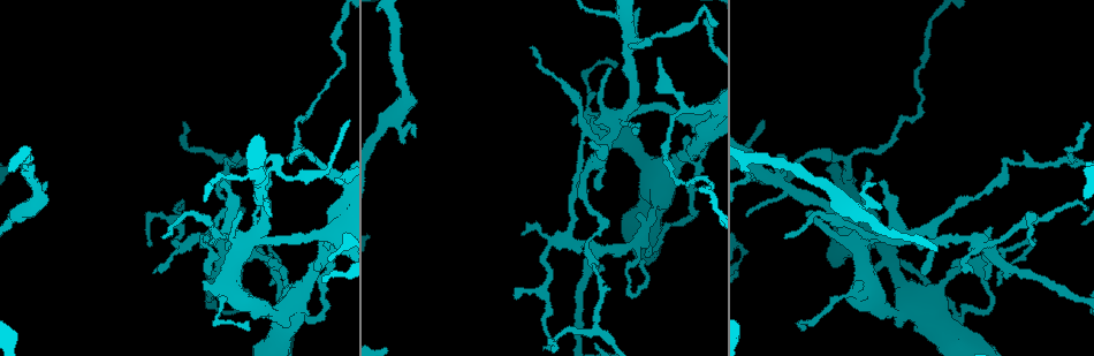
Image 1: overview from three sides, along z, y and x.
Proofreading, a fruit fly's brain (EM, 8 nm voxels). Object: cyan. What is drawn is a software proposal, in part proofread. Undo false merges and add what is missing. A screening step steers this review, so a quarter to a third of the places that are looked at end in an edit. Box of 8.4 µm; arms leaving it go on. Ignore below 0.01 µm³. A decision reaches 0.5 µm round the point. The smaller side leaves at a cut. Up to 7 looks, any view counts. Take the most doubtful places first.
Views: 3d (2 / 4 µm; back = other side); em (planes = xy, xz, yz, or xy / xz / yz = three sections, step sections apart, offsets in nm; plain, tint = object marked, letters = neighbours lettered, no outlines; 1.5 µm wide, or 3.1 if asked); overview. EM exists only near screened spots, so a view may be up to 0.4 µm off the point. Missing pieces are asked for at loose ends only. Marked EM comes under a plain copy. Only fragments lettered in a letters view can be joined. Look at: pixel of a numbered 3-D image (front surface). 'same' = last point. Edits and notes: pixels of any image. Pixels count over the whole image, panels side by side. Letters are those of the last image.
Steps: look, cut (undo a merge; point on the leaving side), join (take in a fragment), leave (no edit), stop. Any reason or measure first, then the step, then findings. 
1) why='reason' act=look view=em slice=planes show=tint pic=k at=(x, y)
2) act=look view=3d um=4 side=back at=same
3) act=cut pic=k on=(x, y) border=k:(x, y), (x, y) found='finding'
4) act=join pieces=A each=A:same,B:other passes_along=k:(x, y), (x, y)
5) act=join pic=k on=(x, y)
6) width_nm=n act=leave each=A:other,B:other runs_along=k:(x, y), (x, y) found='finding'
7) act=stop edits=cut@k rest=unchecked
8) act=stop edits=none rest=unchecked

why='long arm stops here' act=look view=3d um=2 pic=1 at=(785, 235)

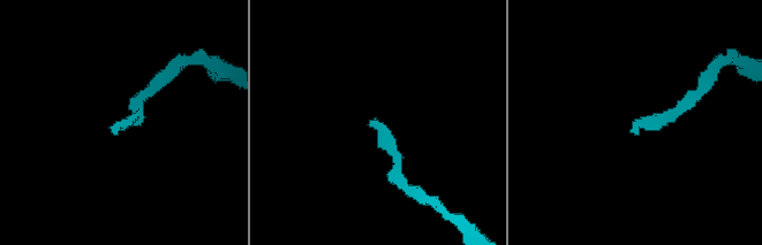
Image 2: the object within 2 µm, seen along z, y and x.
act=look view=em slice=planes show=letters pic=2 at=(114, 123)

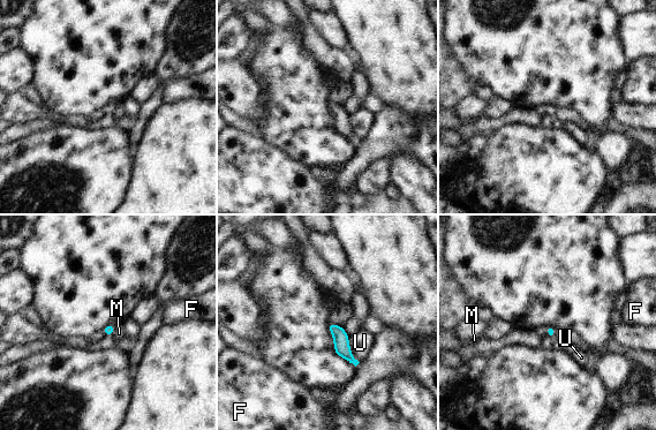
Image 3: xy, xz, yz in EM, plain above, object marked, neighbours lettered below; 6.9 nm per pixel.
act=leave each=F:other,M:other,U:other border=3:(115, 329), (111, 336) found='none of them fits'

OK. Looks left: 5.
act=look view=em slice=xy step=4 show=letters pic=1 at=(150, 246)

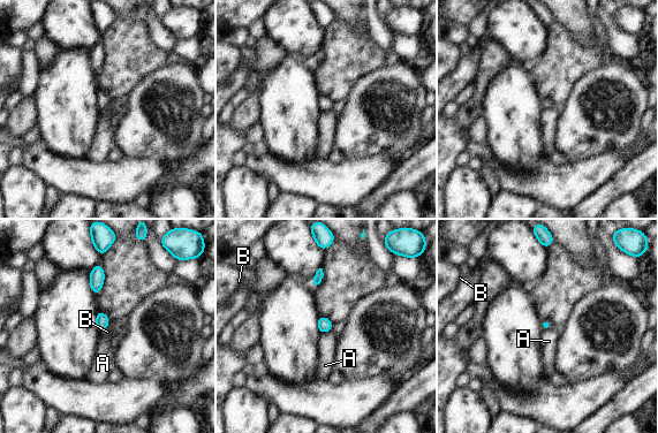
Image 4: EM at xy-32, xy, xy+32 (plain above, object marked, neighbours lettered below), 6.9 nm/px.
act=look view=em slice=planes show=letters at=same

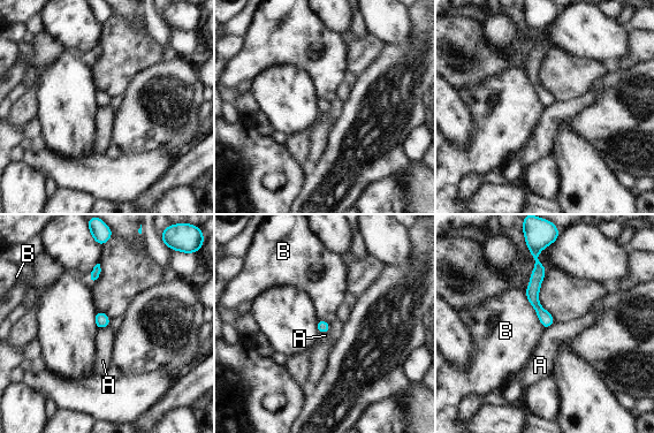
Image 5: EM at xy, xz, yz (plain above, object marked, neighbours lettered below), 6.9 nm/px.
act=leave each=A:other,B:other border=5:(108, 326), (98, 329) found='none of them fits'

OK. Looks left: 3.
why='calibre changes' act=look view=em slice=planes show=letters pic=1 at=(605, 14)

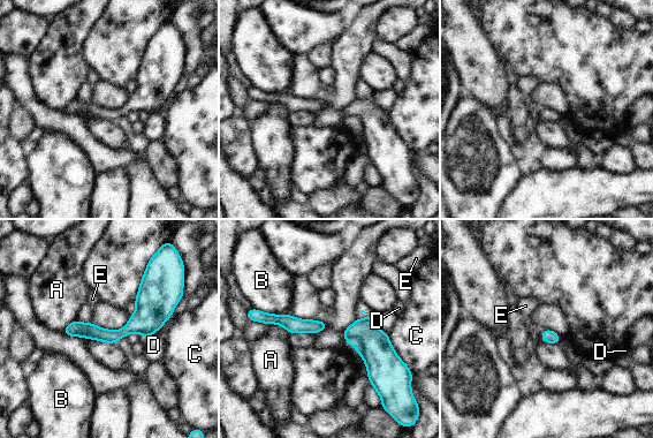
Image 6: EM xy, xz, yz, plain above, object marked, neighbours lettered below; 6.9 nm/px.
act=leave each=A:other,B:other,C:other,D:other,E:other runs_along=6:(161, 317), (118, 334), (67, 331) found='continuous, no second neuron'

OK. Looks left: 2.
act=stop edits=none rest=unchecked

